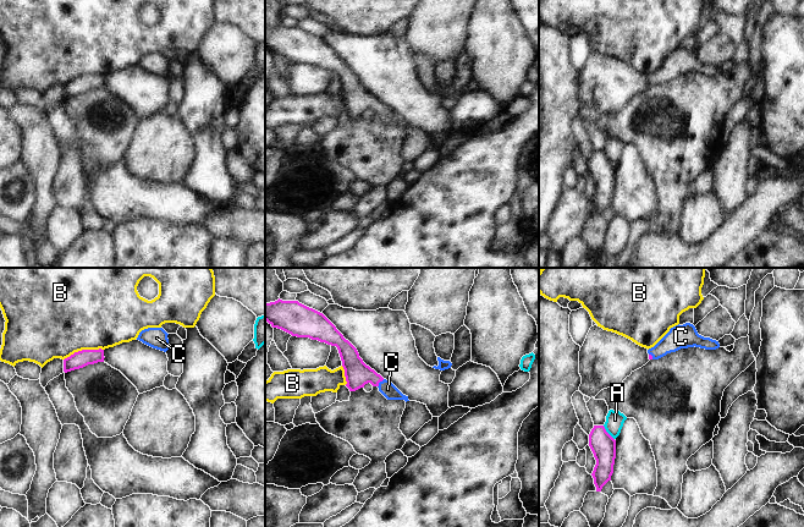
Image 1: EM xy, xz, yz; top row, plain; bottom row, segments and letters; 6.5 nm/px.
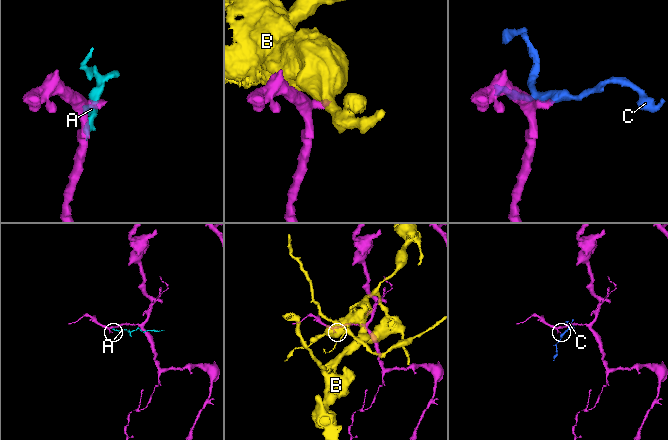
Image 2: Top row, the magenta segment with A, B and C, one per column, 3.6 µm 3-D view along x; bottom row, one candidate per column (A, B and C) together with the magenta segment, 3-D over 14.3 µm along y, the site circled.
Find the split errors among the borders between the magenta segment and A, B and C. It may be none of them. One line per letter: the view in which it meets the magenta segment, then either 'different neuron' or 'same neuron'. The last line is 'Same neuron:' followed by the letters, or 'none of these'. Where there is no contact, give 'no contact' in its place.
A: contact in yz; different neuron
B: contact in xy; different neuron
C: contact in xz; same neuron
Same neuron: C

